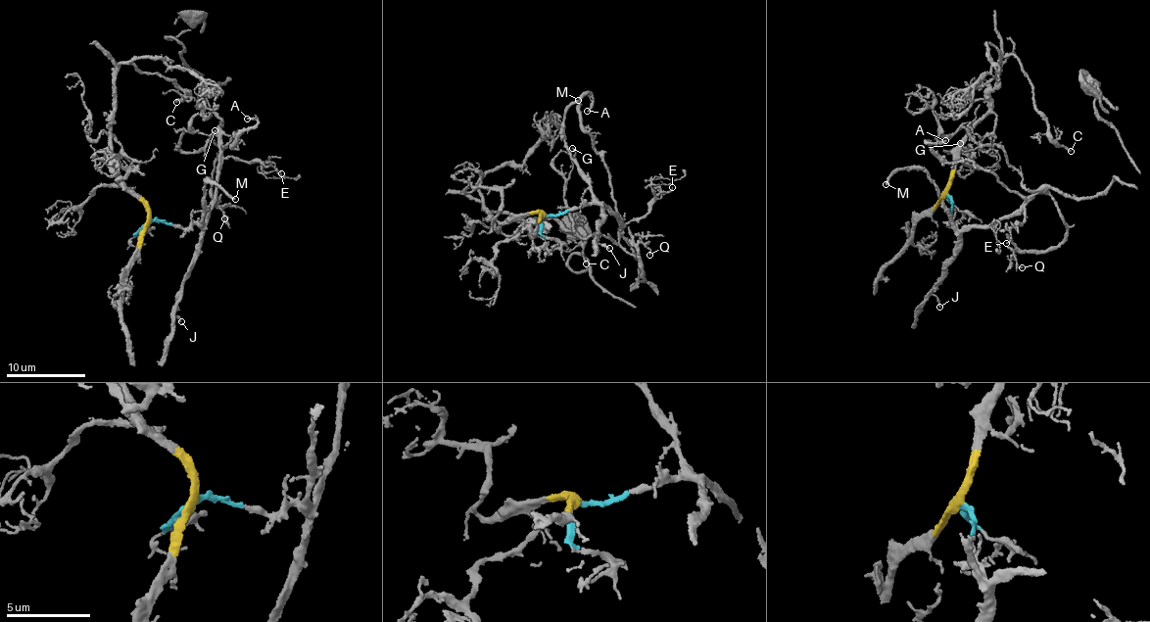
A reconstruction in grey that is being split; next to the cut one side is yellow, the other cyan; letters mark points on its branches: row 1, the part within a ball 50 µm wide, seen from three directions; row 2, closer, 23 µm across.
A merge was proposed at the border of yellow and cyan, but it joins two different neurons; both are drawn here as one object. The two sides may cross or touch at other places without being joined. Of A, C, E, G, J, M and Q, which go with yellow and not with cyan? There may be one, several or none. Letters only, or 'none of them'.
C

